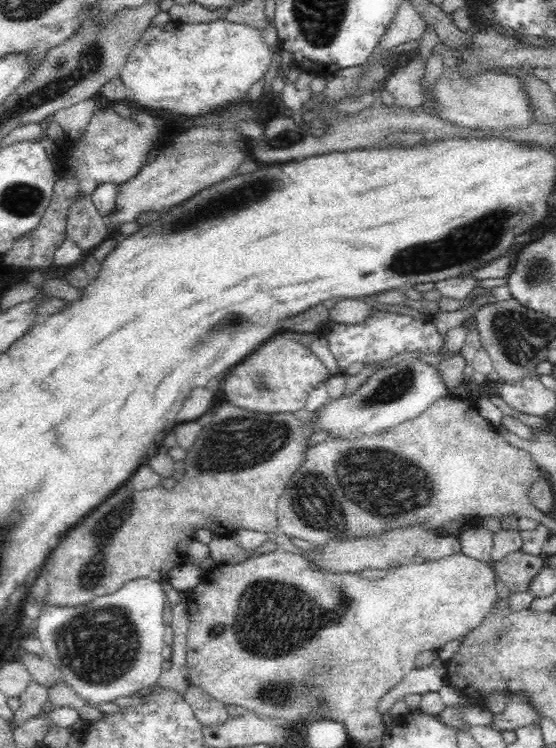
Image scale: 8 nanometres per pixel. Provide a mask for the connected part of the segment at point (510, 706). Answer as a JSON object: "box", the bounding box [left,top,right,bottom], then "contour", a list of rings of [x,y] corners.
{"box":[492,698,540,732],"contour":[[[521,698],[507,699],[505,712],[493,715],[492,729],[498,732],[502,730],[514,731],[519,727],[538,725],[540,717],[530,703]]]}

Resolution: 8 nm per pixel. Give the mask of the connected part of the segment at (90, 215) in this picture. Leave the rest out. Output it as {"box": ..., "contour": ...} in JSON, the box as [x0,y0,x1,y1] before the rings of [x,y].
{"box":[67,198,110,252],"contour":[[[78,198],[68,209],[67,236],[74,240],[82,252],[92,252],[110,237],[103,217],[91,198]]]}

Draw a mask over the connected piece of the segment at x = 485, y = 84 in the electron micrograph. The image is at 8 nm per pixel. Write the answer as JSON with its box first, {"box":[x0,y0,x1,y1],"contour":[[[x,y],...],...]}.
{"box":[434,70,534,128],"contour":[[[444,70],[442,78],[434,86],[436,112],[441,119],[464,128],[504,128],[505,125],[528,126],[534,121],[528,97],[522,83],[514,76],[506,74],[482,74],[476,80],[462,80],[456,72]]]}

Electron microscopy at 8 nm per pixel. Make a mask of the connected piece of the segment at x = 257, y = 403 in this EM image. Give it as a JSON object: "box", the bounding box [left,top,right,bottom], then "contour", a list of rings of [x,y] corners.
{"box":[220,336,330,412],"contour":[[[286,336],[269,337],[268,340],[254,350],[254,354],[249,354],[231,372],[228,372],[220,383],[222,392],[226,392],[224,397],[230,404],[238,405],[239,408],[248,409],[251,412],[294,412],[304,411],[306,399],[316,388],[316,384],[325,383],[330,374],[322,366],[322,362],[298,340],[286,338]]]}

